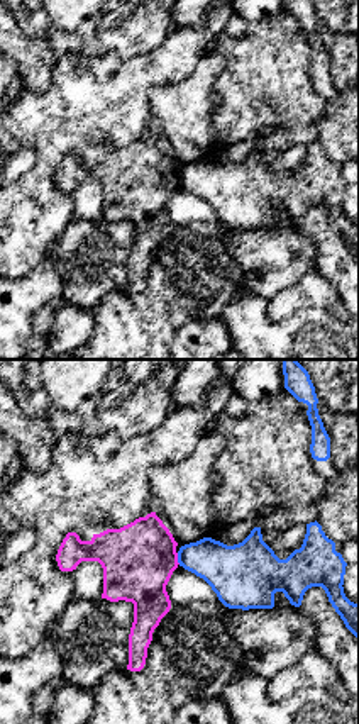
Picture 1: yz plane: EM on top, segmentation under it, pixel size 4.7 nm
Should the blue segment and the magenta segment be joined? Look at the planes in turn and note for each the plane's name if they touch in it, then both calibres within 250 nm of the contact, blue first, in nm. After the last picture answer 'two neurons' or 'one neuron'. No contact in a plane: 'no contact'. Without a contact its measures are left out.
yz | 240/340 nm

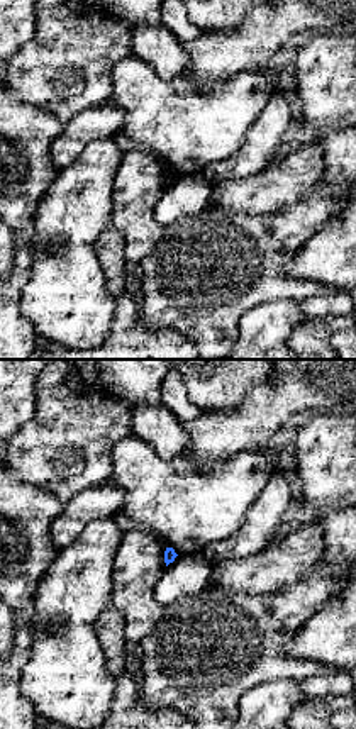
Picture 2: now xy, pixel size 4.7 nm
no contact

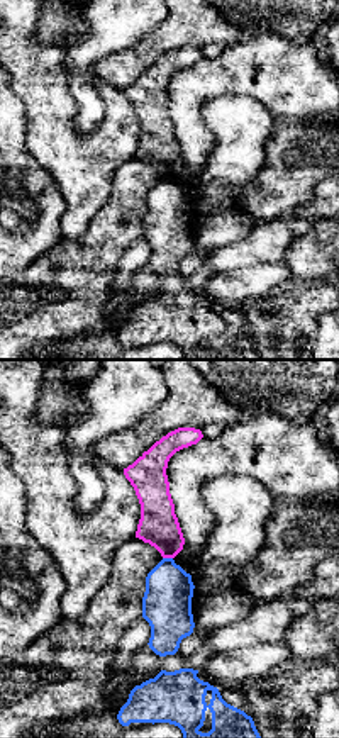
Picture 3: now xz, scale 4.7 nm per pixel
xz | 240/190 nm

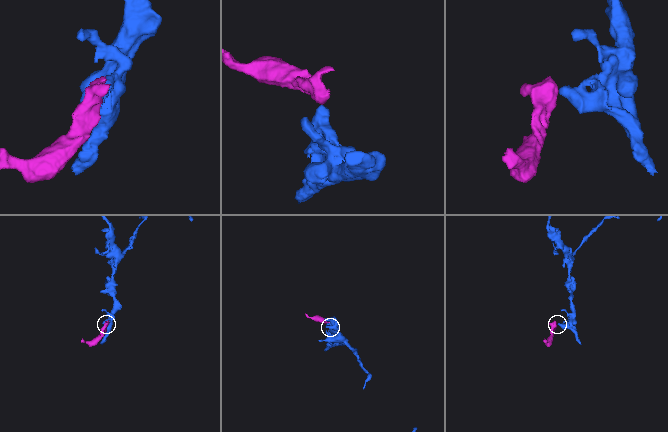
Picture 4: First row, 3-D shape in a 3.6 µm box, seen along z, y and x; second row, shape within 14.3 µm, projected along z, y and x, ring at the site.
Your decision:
two neurons

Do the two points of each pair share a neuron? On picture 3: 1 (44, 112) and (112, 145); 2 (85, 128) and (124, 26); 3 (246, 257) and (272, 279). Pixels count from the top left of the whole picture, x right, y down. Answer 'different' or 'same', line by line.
1: same
2: same
3: different

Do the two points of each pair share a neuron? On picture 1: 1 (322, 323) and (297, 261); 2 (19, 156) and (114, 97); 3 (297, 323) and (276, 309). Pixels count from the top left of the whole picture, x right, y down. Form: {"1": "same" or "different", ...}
{"1": "different", "2": "different", "3": "different"}

